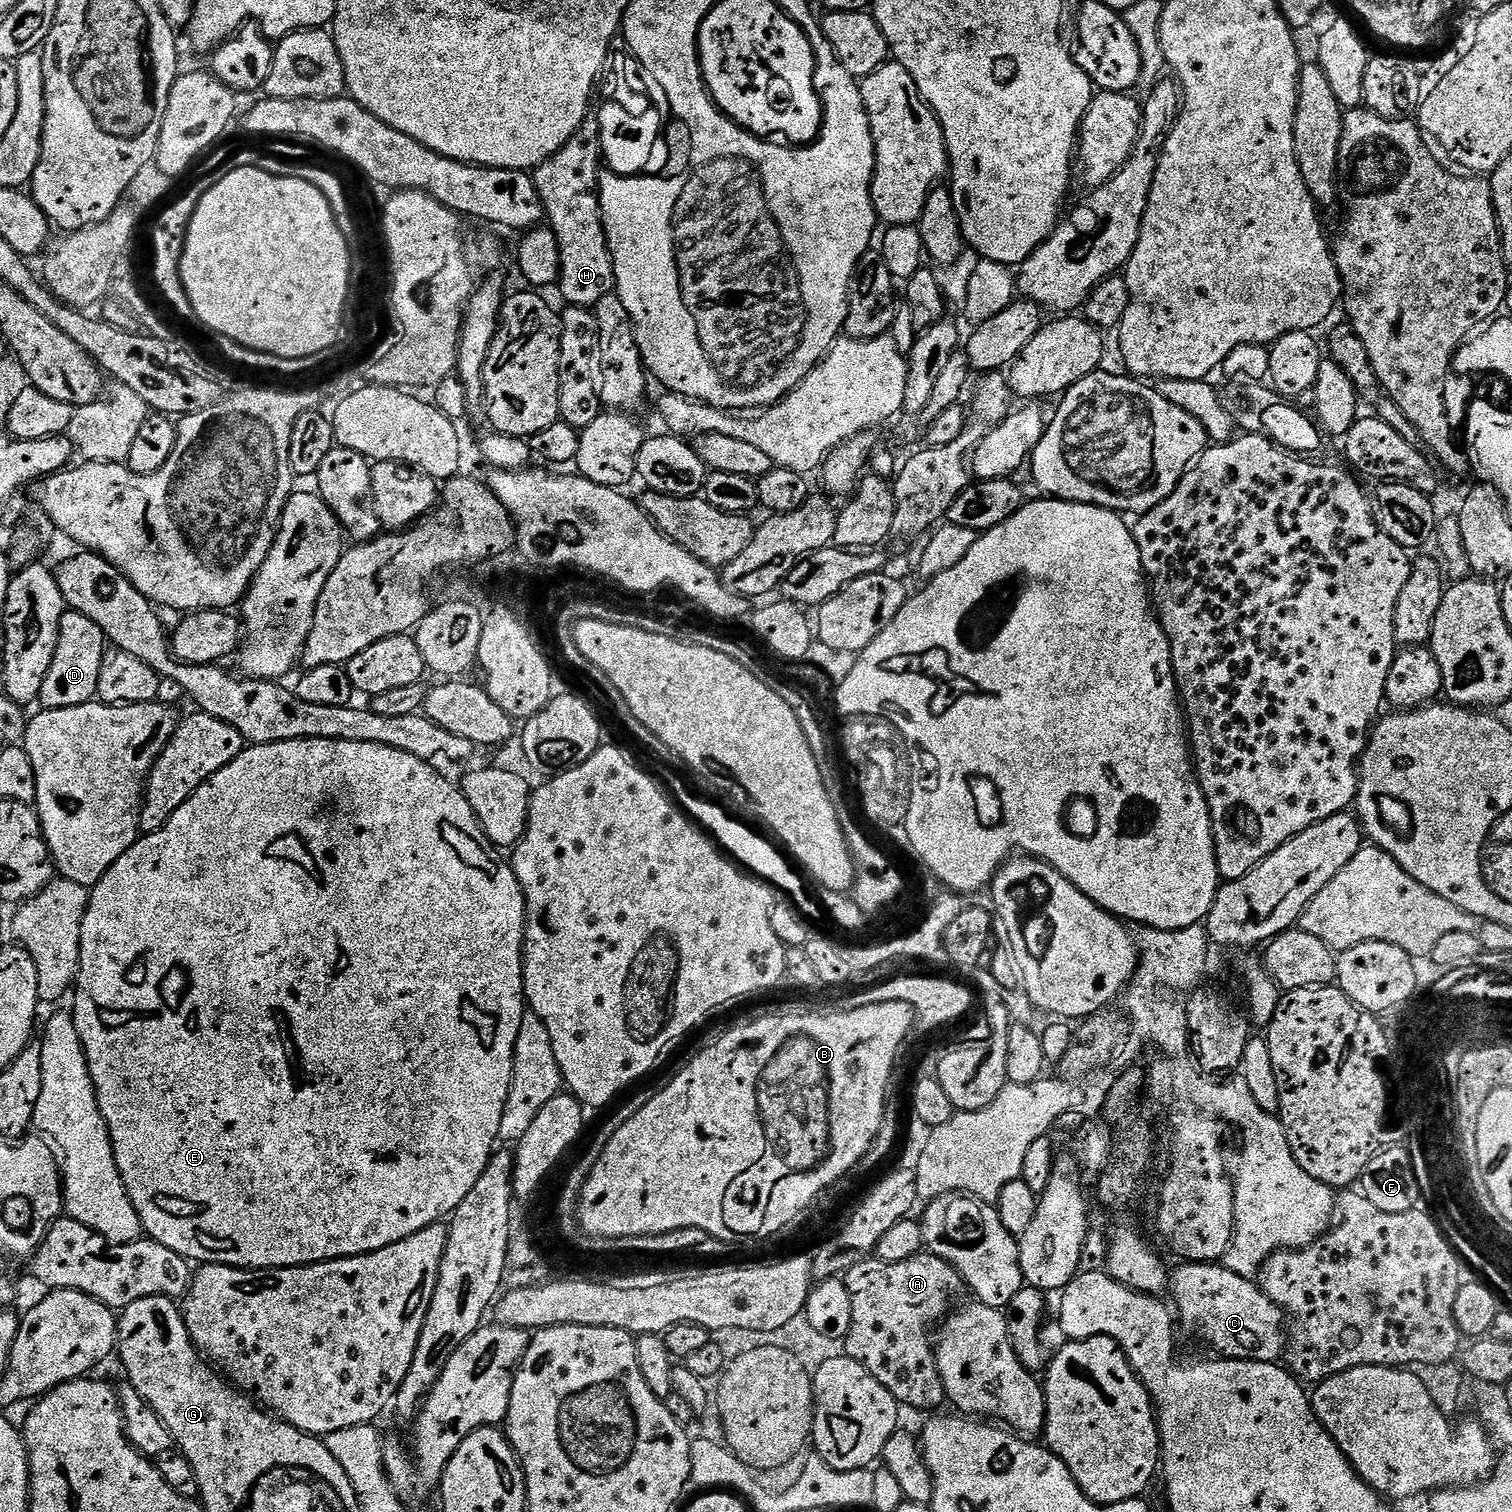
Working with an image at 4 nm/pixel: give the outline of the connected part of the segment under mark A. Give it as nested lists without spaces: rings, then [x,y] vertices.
[[[925,1250],[918,1256],[906,1258],[906,1262],[893,1264],[865,1258],[846,1273],[843,1281],[846,1290],[850,1290],[850,1304],[854,1306],[850,1330],[842,1341],[843,1351],[854,1362],[866,1366],[866,1370],[870,1370],[870,1374],[874,1374],[874,1378],[878,1378],[878,1382],[882,1382],[882,1386],[886,1386],[886,1390],[890,1390],[905,1409],[943,1405],[946,1400],[944,1383],[936,1365],[934,1336],[928,1333],[928,1324],[939,1325],[953,1307],[952,1296],[958,1295],[960,1288],[962,1292],[962,1281],[956,1267]]]

